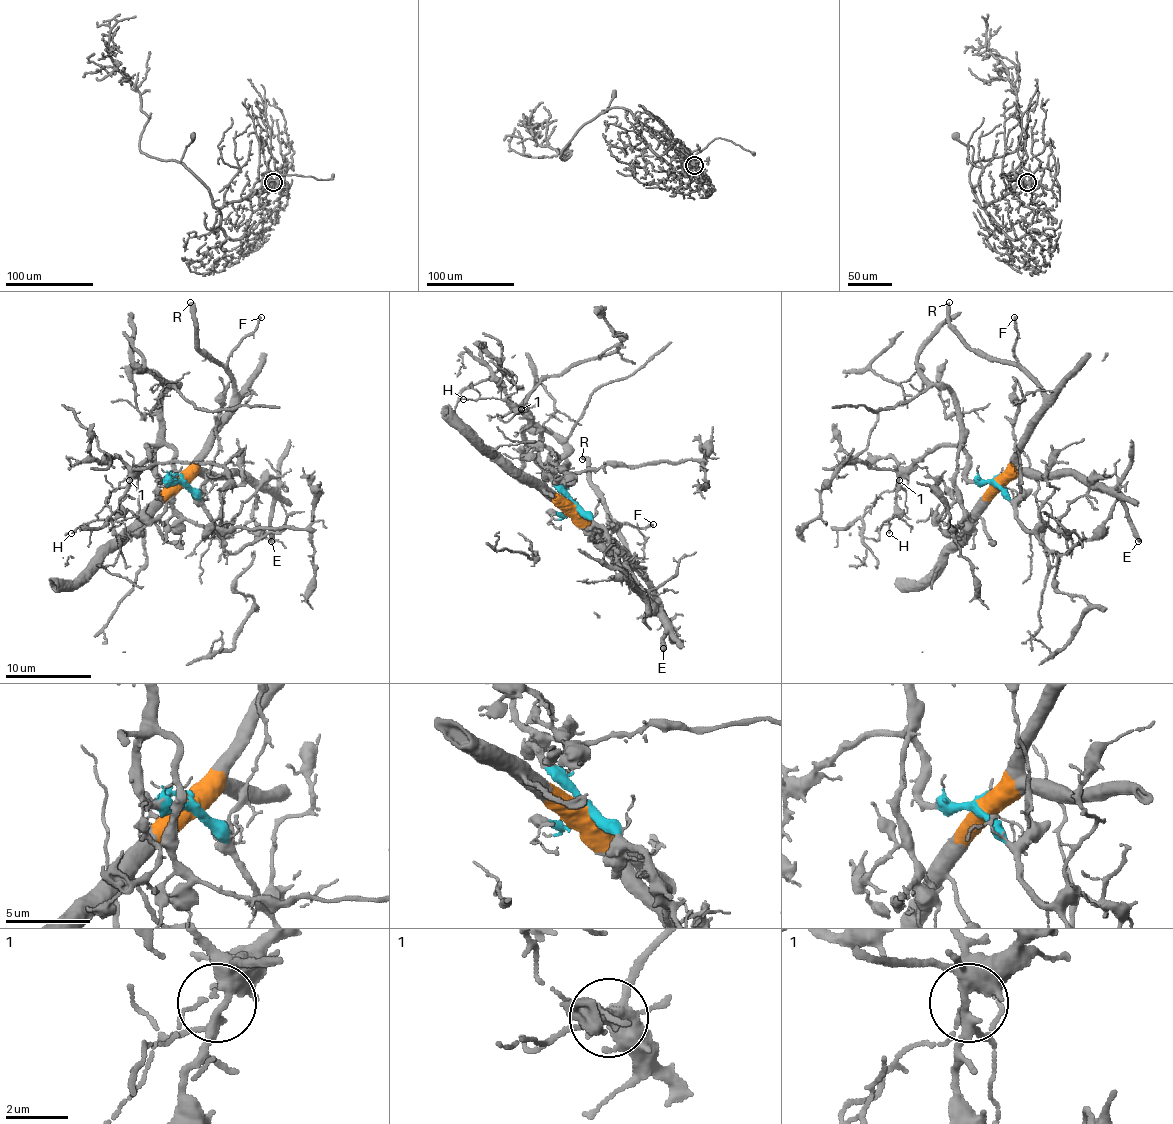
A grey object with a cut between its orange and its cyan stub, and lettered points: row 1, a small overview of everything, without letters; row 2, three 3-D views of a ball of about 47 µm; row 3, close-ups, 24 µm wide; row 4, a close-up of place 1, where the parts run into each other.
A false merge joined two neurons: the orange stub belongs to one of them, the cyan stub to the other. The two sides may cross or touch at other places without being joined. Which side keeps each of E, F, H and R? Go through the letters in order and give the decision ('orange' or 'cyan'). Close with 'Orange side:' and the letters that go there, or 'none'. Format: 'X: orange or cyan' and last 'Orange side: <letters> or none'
E: orange
F: orange
H: cyan
R: orange
Orange side: E, F, R

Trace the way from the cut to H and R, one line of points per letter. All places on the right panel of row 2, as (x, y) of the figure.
H: (995, 482), (972, 482), (967, 456), (955, 445), (935, 445), (899, 480), (897, 512), (888, 523), (888, 533)
R: (995, 482), (1042, 407), (1042, 392), (1017, 366), (982, 358), (972, 349), (950, 323), (948, 302)

